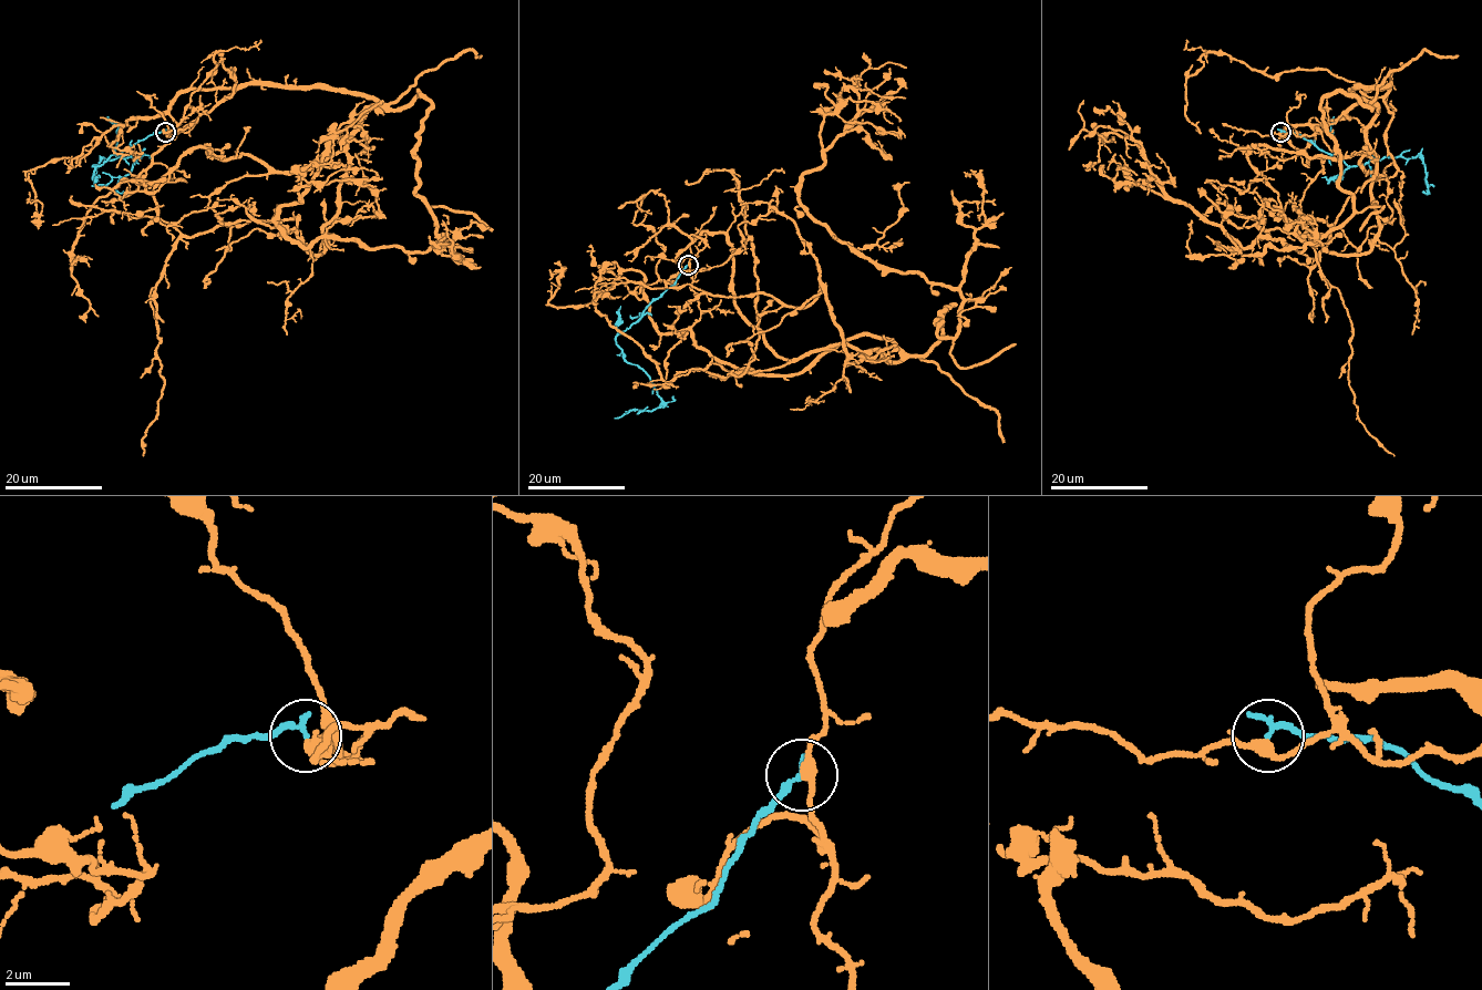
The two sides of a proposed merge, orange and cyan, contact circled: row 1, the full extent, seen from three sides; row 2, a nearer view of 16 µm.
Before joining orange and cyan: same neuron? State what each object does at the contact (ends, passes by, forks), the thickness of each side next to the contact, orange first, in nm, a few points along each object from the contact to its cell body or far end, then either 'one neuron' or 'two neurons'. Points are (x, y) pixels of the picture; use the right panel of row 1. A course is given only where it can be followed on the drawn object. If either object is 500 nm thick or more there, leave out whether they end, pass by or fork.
orange passes by; cyan ends there; 280 nm thick on the orange side, 220 nm on the other; orange runs (1280, 133), (1391, 84), (1323, 99), (1354, 213), (1300, 251), (1174, 202), (1083, 101); cyan runs (1280, 132), (1298, 133), (1348, 166), (1374, 157), (1419, 156), (1424, 182), (1433, 185); two neurons

